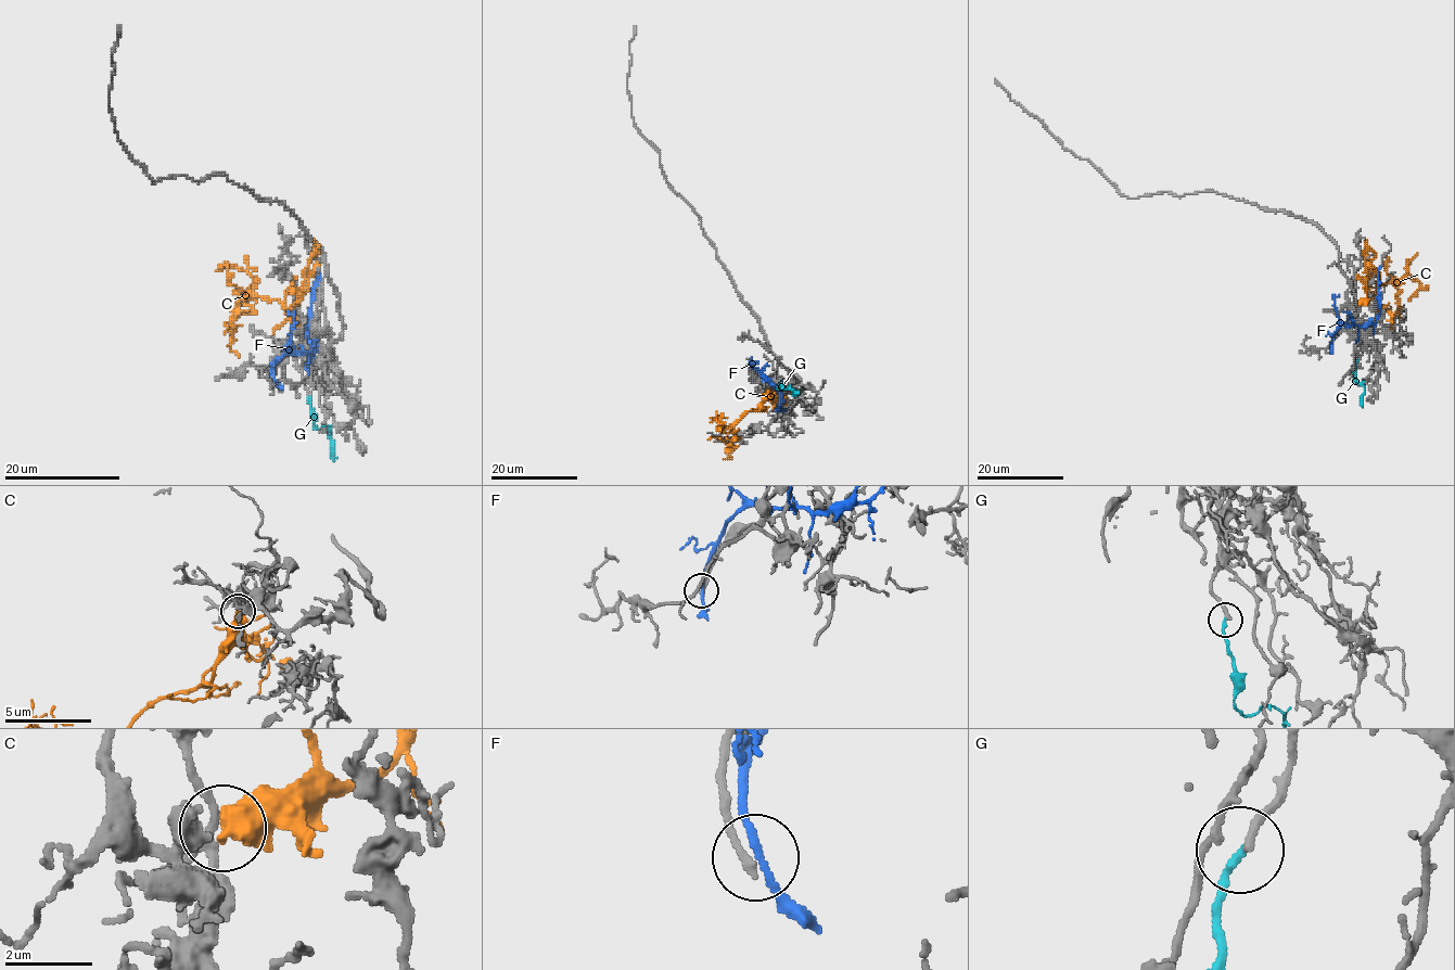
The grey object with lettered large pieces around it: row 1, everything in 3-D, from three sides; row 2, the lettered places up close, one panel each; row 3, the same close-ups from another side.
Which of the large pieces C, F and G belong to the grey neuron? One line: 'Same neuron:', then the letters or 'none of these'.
Same neuron: C, G

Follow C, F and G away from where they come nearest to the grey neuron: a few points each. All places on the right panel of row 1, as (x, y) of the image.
C: (1357, 303), (1373, 297), (1378, 284), (1399, 281), (1407, 275), (1419, 283), (1408, 300)
F: (1330, 345), (1341, 324), (1375, 320), (1379, 311), (1379, 266)
G: (1358, 359), (1355, 381), (1364, 390), (1361, 406)

